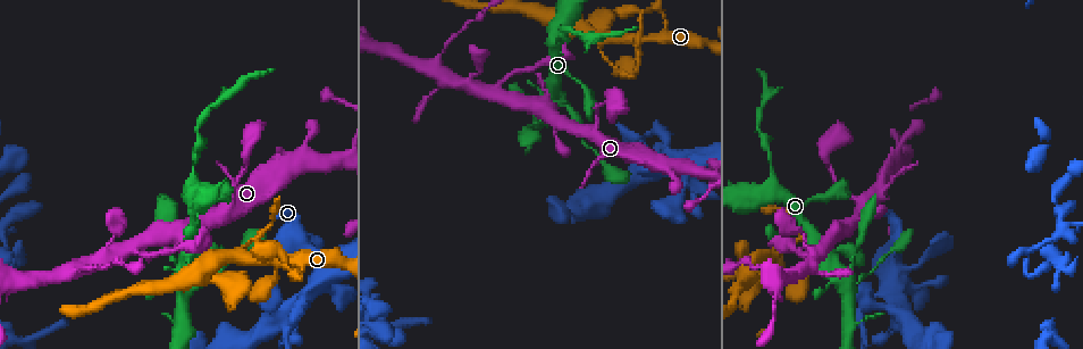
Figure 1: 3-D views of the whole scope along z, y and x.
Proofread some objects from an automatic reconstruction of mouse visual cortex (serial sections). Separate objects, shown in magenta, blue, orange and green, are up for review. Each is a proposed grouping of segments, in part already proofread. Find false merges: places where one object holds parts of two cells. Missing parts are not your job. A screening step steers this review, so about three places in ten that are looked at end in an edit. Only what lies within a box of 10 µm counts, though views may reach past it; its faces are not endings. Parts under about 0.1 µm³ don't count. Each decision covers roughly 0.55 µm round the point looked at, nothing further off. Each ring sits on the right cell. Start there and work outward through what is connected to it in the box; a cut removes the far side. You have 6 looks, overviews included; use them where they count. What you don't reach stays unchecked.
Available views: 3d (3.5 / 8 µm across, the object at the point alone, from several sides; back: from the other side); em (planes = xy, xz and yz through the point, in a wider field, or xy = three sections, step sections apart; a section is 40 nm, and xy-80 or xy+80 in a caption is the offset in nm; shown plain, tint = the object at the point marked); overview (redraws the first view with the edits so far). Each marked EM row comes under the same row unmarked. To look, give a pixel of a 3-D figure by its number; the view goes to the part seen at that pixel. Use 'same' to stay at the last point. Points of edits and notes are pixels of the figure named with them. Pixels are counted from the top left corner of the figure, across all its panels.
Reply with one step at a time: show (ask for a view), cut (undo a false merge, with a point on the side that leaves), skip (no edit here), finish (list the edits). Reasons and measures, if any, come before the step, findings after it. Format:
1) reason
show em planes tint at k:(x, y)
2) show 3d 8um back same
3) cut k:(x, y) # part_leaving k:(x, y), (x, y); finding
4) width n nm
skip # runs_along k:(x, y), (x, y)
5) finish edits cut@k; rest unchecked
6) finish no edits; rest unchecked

calibre changes
show 3d 3.5um back at 1:(196, 162)

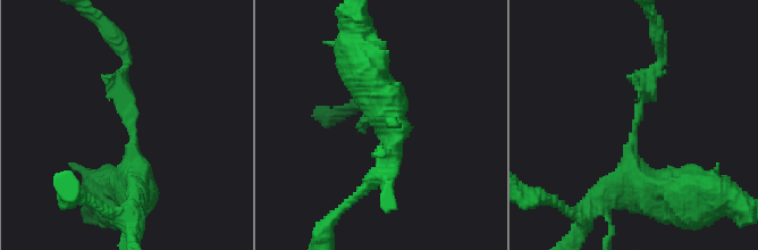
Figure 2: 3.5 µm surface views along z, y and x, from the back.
show em planes tint at 2:(637, 125)

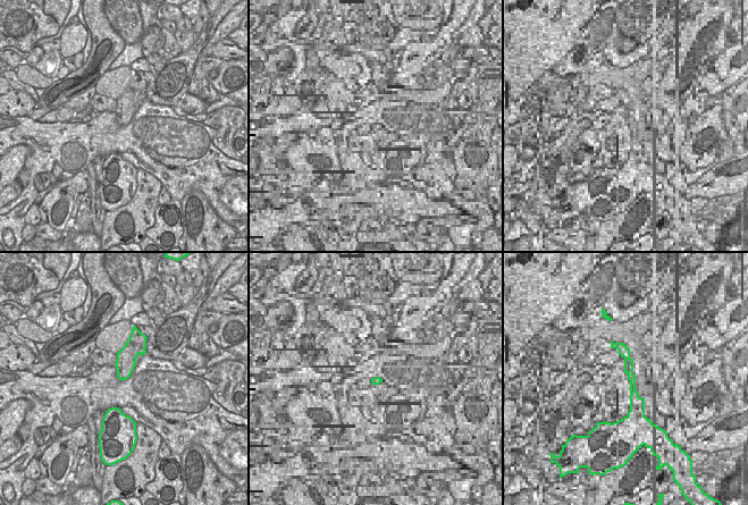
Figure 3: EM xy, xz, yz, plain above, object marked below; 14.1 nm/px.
arm_widths 200, 350 nm
cut 2:(127, 97) # part_leaving 2:(134, 139), (127, 56), (116, 38); two cells meet here

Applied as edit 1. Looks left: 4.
show overview

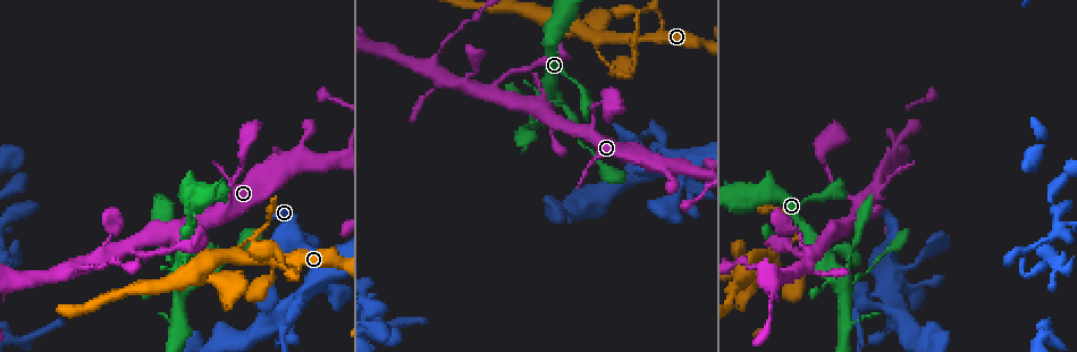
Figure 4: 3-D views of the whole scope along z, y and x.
two arms in line, one across
show 3d 3.5um at 4:(274, 261)

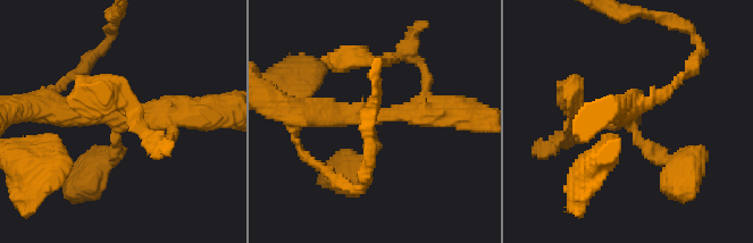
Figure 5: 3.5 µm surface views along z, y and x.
shape alone is not enough
show em xy step 5 tint at 5:(377, 119)

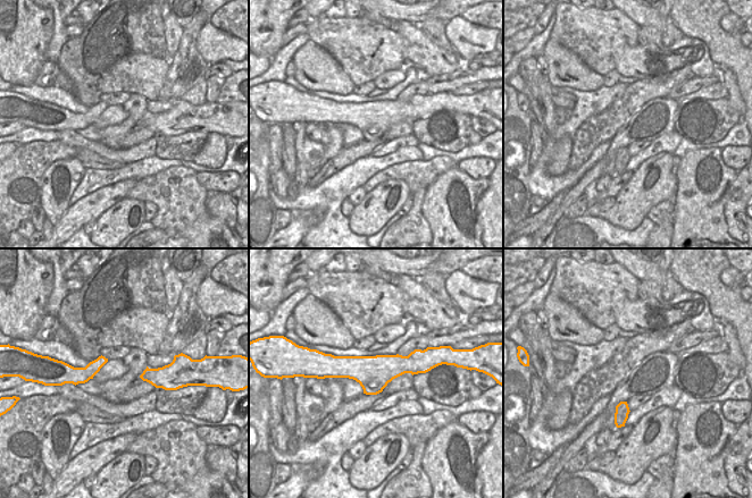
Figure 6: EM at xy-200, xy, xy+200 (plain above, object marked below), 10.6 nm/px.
arm_widths 200, 250, 300 nm
skip # runs_along 5:(199, 114), (111, 117), (45, 110); one cell here

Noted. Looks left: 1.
side arm on a straight run
show 3d 3.5um at 4:(744, 275)

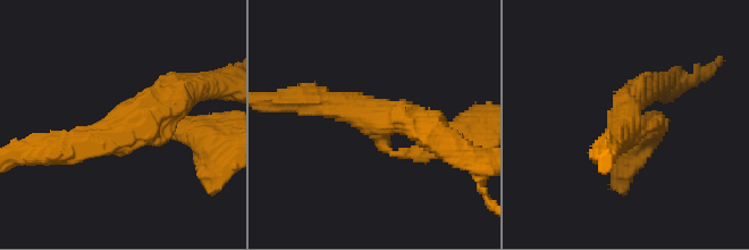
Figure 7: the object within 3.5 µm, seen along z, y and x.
arms 3; arm_widths 200, 350, 450 nm
skip # runs_along 7:(191, 88), (120, 136), (65, 147); one cell here

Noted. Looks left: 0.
finish edits cut@2; rest unchecked

